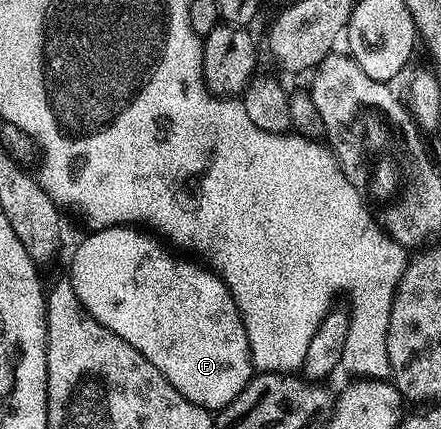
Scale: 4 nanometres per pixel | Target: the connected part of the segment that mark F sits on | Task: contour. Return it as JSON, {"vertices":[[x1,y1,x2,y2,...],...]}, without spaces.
{"vertices":[[123,225,91,232,75,249,68,272,72,289,76,289,76,297,80,297,87,313,100,321,100,325,112,329,116,337,124,337,136,353,144,353,144,357,148,357,148,361,152,361,152,365,156,365,156,369,160,369,160,373,164,373,188,401,211,413,227,407,250,382,252,364,248,333,225,281,209,266,173,255,169,251,171,248,149,230]]}

